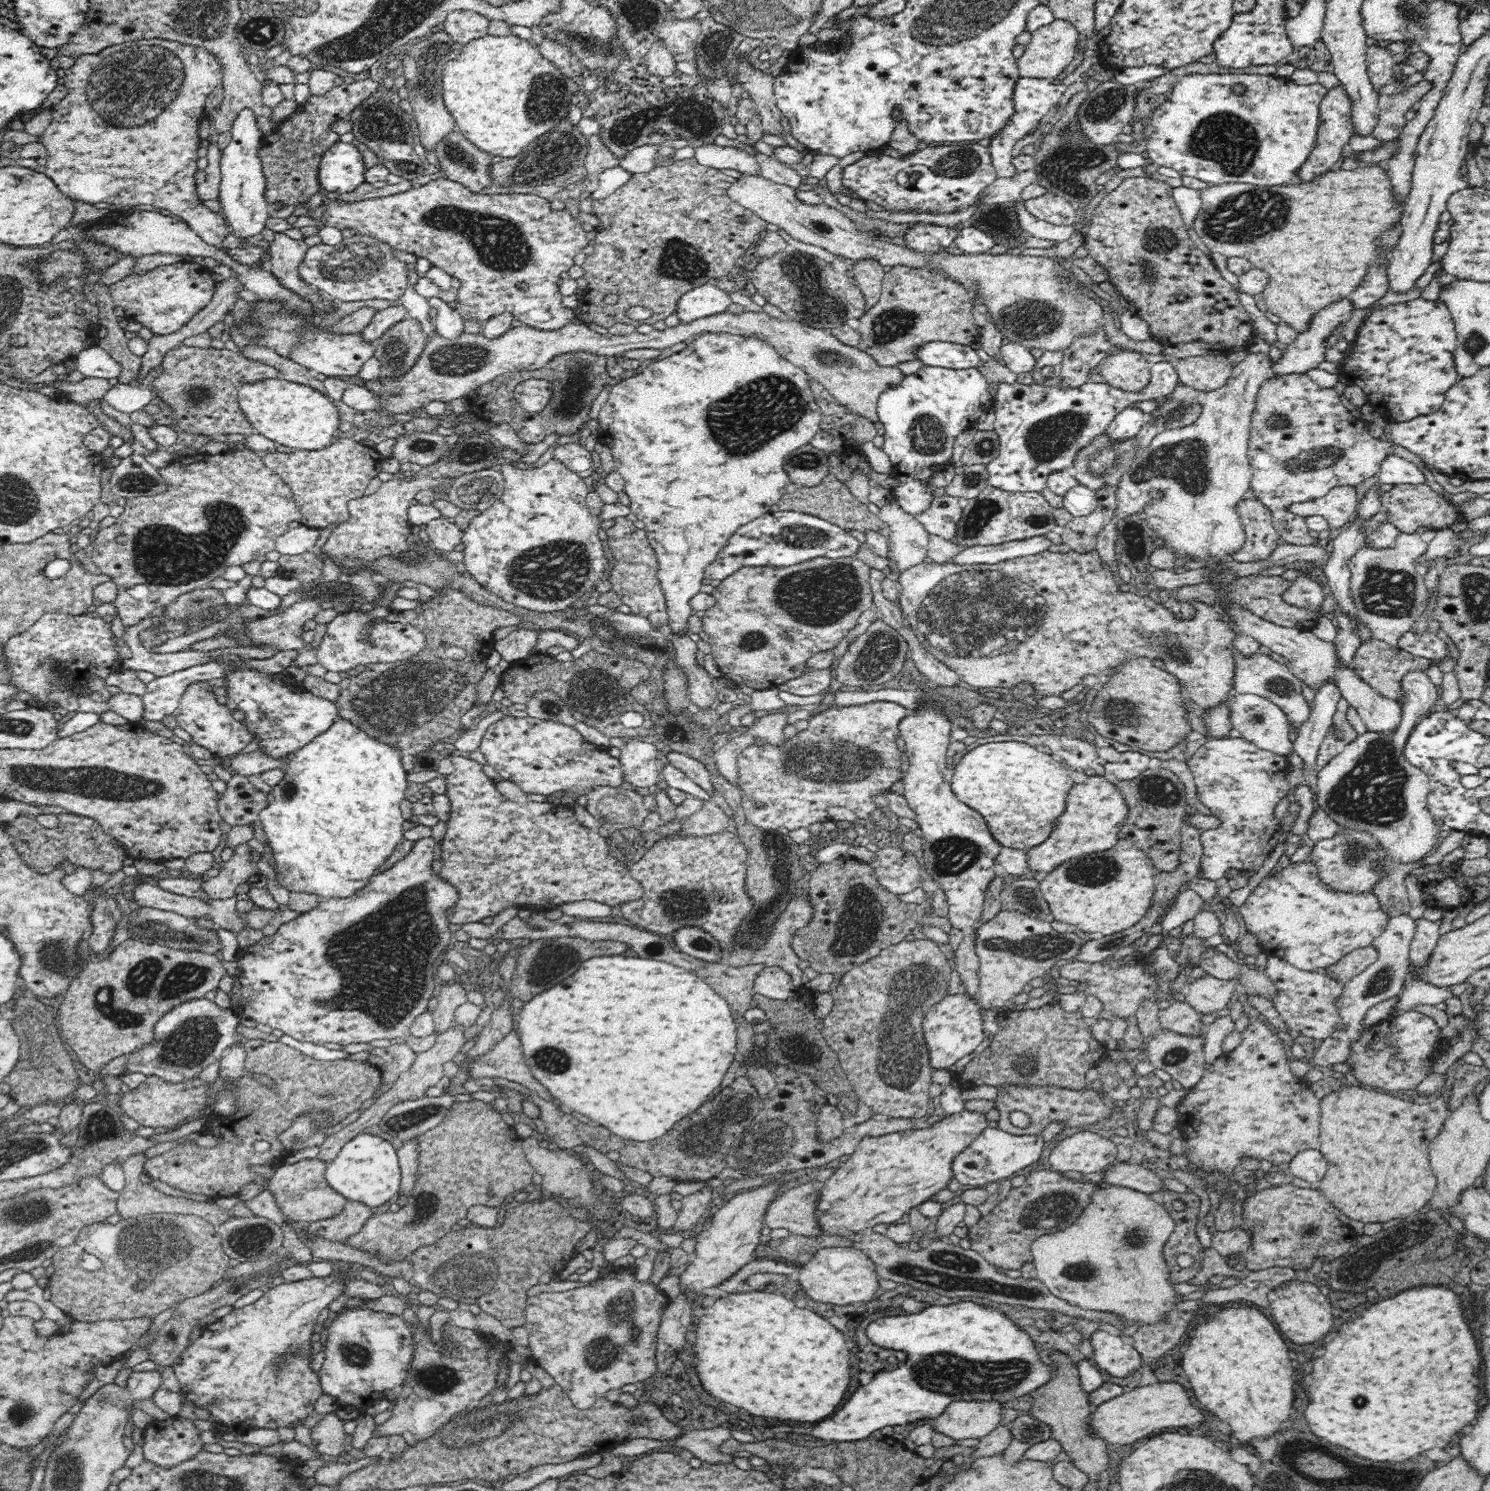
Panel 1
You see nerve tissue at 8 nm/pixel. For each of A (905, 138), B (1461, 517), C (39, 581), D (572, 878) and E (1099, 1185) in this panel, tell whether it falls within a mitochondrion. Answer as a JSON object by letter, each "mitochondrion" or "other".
{"A":"other","B":"other","C":"other","D":"other","E":"other"}

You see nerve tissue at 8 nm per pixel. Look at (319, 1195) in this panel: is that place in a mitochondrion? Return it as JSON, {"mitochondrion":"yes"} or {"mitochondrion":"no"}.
{"mitochondrion":"no"}

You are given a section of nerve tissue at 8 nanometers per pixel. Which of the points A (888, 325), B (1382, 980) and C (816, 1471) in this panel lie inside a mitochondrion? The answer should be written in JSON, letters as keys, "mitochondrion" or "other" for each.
{"A":"mitochondrion","B":"mitochondrion","C":"mitochondrion"}

